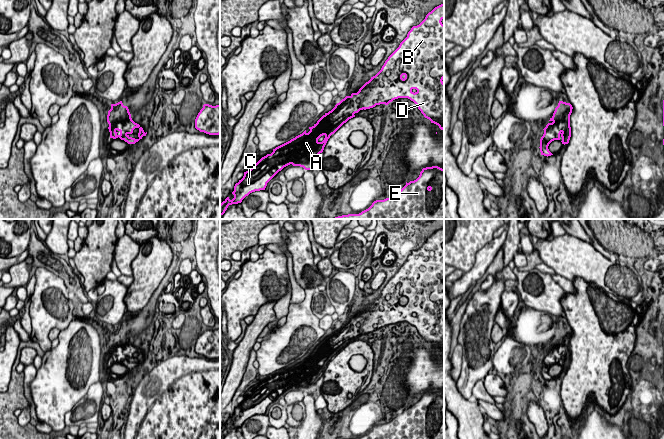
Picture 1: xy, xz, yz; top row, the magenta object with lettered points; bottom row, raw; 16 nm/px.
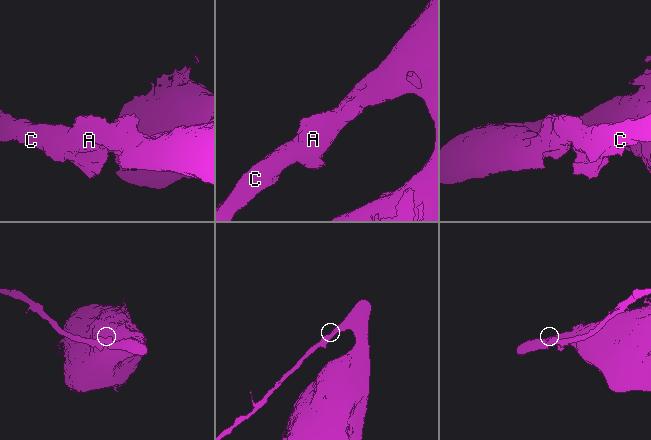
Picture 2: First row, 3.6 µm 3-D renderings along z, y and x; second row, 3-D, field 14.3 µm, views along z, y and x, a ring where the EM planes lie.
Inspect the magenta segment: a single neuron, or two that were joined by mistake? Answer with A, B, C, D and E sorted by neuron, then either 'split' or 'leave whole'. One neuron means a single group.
A B C D E | leave whole

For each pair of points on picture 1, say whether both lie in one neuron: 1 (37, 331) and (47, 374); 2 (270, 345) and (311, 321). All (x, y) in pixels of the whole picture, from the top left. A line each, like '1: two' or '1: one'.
1: two
2: one

